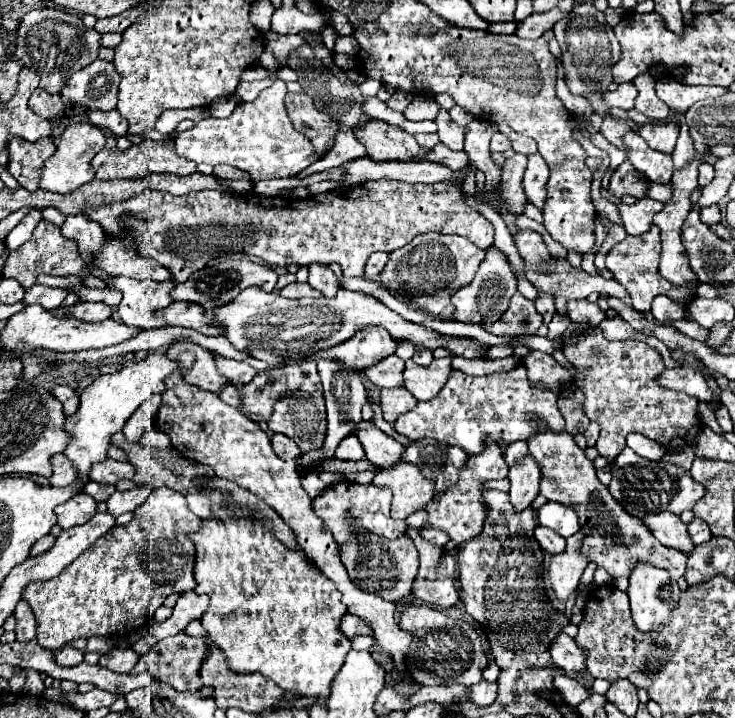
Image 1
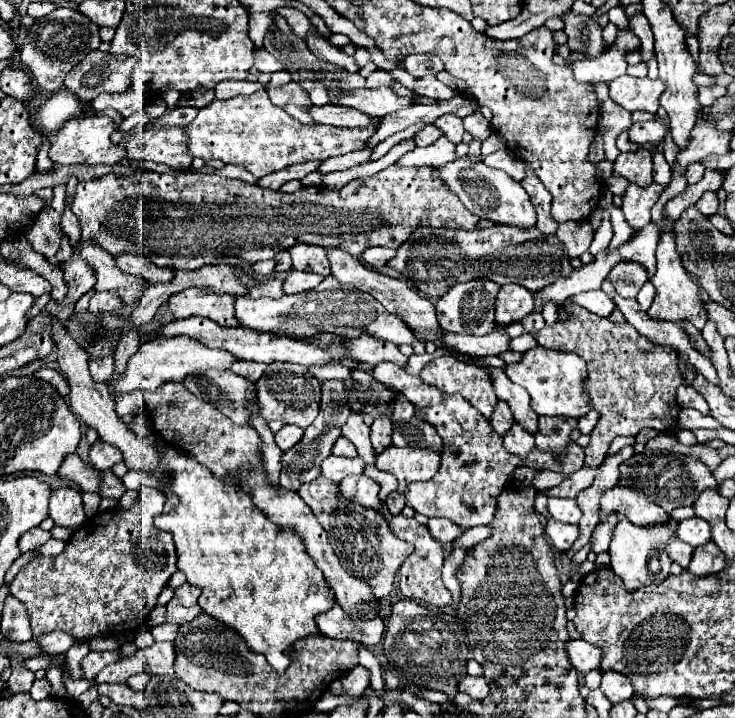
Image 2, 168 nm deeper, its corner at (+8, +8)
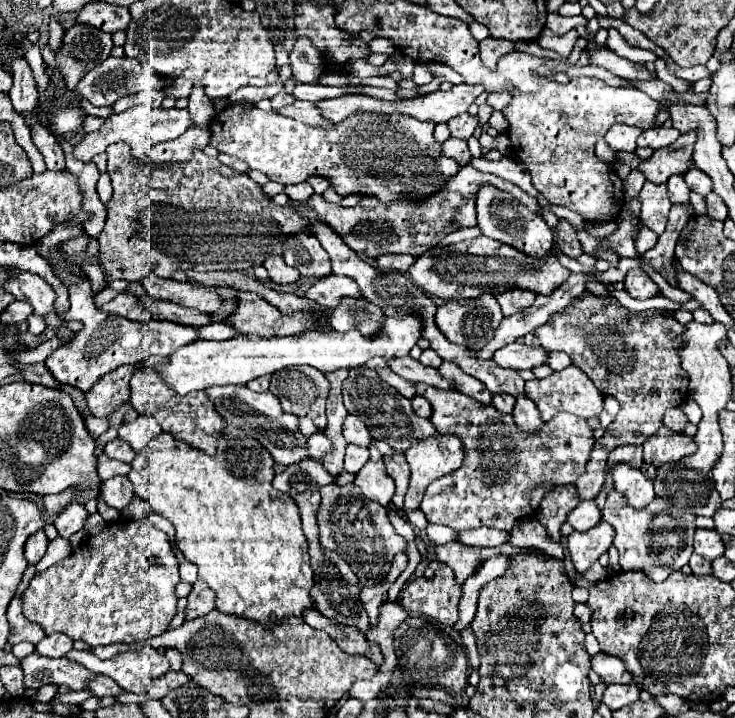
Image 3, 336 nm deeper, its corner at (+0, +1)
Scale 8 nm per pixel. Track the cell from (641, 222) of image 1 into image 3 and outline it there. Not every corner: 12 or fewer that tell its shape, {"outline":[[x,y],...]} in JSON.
{"outline":[[665,184],[639,192],[641,224],[663,234],[671,208]]}

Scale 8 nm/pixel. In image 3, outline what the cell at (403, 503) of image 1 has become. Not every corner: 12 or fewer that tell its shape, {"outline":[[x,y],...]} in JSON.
{"outline":[[457,436],[417,442],[407,452],[405,510],[463,462]]}

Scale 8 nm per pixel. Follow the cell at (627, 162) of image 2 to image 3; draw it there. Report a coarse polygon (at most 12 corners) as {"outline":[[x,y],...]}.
{"outline":[[695,134],[655,150],[639,164],[649,182],[665,184],[685,174]]}

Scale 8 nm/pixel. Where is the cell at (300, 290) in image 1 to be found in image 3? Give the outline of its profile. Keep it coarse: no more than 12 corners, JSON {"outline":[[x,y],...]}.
{"outline":[[325,276],[305,292],[323,308],[361,296],[347,276]]}

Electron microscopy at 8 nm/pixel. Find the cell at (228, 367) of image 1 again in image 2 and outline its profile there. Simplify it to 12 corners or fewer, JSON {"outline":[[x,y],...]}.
{"outline":[[237,361],[233,373],[257,381],[265,365],[255,361]]}

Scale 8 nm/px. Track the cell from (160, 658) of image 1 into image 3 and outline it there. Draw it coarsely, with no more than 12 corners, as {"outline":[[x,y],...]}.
{"outline":[[97,676],[89,690],[95,696],[121,696],[123,690],[109,676]]}

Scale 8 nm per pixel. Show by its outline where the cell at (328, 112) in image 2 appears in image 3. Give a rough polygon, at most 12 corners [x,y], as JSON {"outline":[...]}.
{"outline":[[303,100],[281,108],[279,114],[309,126],[333,126],[319,116],[313,102]]}

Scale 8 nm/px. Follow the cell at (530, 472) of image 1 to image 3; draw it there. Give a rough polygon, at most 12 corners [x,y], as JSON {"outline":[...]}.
{"outline":[[527,396],[517,398],[513,418],[523,432],[545,424]]}

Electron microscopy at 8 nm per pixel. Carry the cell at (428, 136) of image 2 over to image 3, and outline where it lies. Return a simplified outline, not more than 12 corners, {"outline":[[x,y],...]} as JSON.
{"outline":[[449,138],[441,144],[447,158],[467,164],[471,160],[465,140]]}

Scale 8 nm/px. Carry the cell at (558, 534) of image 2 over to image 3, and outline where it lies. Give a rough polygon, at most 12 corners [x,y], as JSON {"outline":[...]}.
{"outline":[[599,522],[571,532],[567,548],[575,570],[585,574],[613,544],[615,530]]}

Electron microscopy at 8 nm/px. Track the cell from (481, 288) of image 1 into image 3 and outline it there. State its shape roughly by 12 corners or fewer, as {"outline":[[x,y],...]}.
{"outline":[[493,294],[437,308],[455,344],[483,348],[503,320]]}

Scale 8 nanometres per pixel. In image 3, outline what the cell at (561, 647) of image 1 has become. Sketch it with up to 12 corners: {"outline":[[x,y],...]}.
{"outline":[[611,654],[591,656],[605,684],[631,684],[625,664]]}

